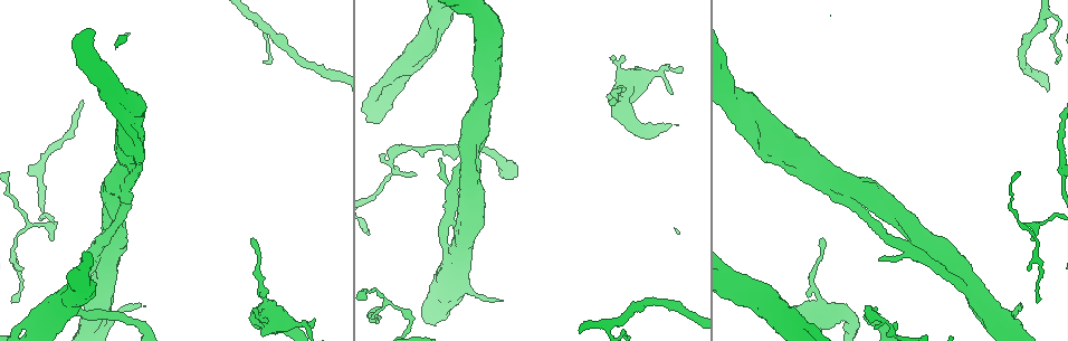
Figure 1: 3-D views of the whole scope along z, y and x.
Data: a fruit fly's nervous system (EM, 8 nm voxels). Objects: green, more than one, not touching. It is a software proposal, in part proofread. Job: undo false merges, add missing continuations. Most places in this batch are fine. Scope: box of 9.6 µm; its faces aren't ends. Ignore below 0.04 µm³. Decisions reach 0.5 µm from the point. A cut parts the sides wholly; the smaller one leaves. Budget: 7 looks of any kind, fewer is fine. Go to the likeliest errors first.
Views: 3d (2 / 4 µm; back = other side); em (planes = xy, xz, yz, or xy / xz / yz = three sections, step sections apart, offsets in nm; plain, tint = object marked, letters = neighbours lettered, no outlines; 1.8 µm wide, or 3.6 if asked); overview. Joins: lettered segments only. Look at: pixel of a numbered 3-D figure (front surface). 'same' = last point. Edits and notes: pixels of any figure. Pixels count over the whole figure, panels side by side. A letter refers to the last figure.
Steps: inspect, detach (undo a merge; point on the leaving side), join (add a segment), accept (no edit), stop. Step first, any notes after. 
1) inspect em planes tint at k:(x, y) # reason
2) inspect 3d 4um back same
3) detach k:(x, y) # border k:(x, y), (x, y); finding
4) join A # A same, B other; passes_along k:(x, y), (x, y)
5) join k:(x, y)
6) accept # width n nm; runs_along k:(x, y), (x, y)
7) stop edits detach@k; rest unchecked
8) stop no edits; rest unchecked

inspect em planes letters at 1:(955, 280) # touches itself

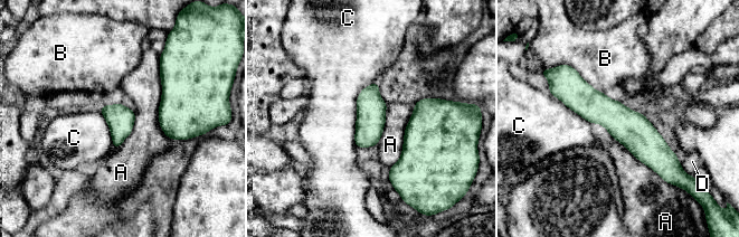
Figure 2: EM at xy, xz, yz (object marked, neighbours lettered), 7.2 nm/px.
accept # longest_contact A 600 nm; A other, B other, C other, D other; runs_along 2:(565, 85), (673, 162); one neuron here

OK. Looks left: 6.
inspect 3d 2um at 1:(80, 259) # branch stops here

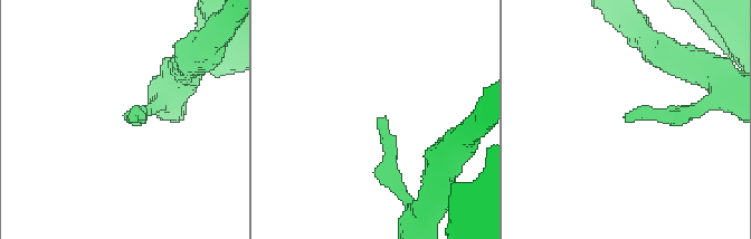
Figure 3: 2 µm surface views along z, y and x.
inspect em planes letters at 3:(628, 120)

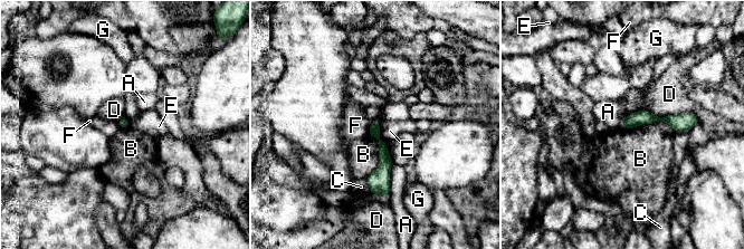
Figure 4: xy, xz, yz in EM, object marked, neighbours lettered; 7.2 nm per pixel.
accept # A other, B other, C other, D other, E other, F other, G other; border 4:(380, 135), (379, 165), (365, 179); no lettered segment goes on from it

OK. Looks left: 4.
inspect em xz step 8 letters at 1:(805, 183) # stops while still wide

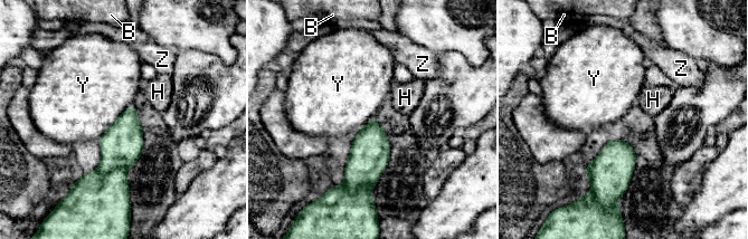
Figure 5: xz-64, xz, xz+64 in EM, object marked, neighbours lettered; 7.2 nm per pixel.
inspect em planes letters same

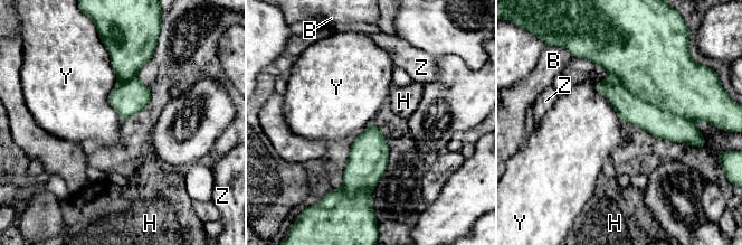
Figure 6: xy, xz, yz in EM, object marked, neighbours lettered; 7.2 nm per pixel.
accept # B other, H other, Y other, Z other; border 6:(103, 45), (122, 121); none of them fits

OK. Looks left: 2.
stop no edits; rest unchecked

